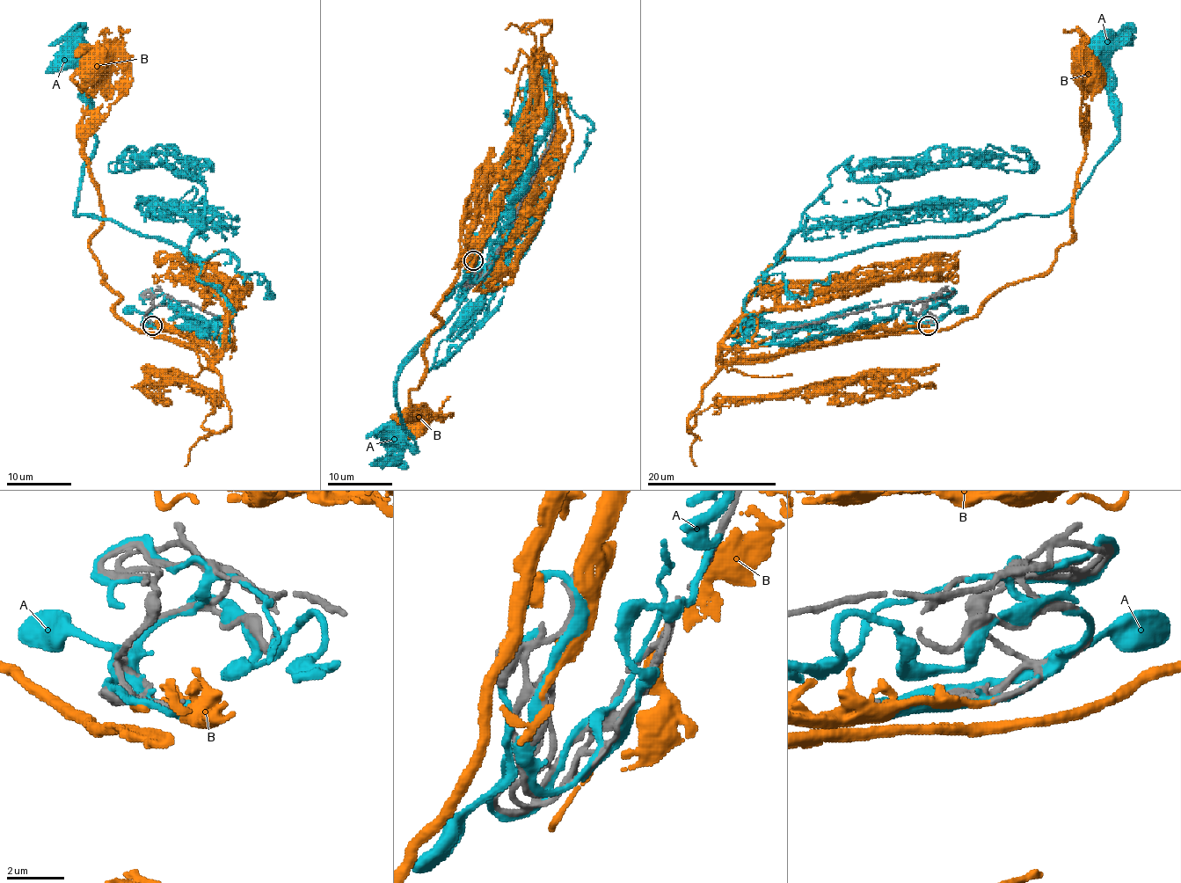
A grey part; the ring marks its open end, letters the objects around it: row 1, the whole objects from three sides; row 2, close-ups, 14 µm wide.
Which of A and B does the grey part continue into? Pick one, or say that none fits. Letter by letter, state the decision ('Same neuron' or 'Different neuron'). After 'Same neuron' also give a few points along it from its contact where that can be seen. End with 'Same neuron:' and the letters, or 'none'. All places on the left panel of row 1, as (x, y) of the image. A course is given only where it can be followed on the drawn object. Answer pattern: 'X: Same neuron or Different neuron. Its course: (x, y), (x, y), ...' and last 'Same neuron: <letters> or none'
A: Different neuron
B: Same neuron. Its course: (152, 324), (220, 355), (115, 312), (120, 297), (89, 249), (104, 205), (84, 142), (118, 95), (97, 68)
Same neuron: B

